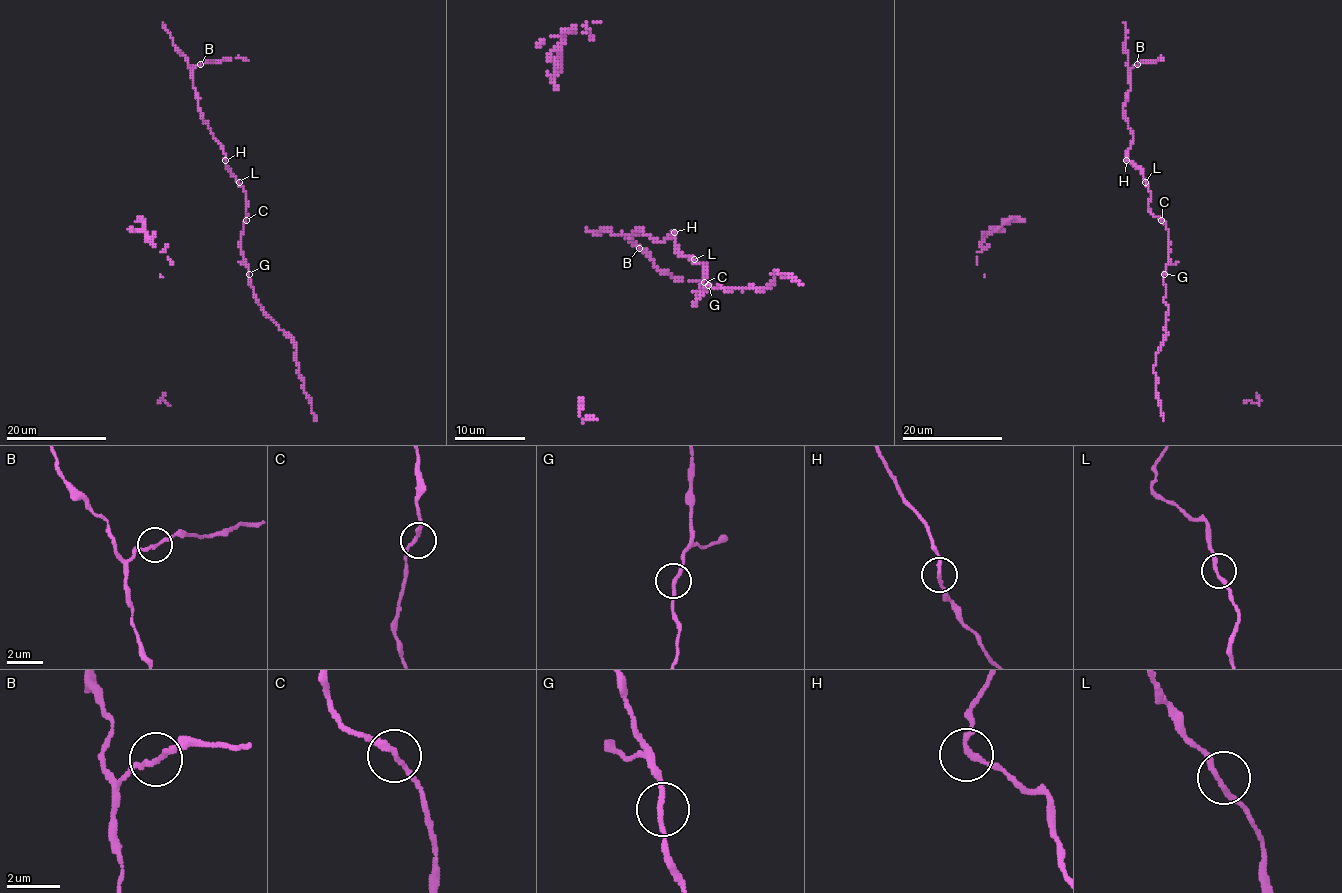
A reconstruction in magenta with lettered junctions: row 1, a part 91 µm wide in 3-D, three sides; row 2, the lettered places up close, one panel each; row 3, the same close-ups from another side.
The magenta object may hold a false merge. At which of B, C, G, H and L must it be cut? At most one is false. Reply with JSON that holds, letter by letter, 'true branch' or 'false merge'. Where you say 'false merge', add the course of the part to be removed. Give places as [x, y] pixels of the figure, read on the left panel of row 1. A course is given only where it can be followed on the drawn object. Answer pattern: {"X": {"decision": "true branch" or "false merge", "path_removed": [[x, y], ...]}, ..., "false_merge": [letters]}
{"B": {"decision": "true branch"}, "C": {"decision": "true branch"}, "G": {"decision": "true branch"}, "H": {"decision": "true branch"}, "L": {"decision": "true branch"}, "false_merge": []}

